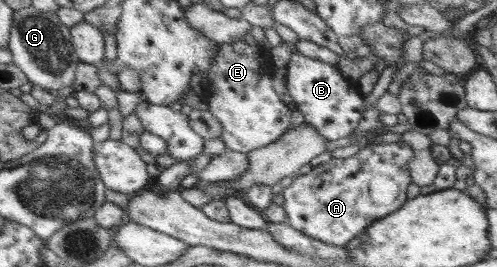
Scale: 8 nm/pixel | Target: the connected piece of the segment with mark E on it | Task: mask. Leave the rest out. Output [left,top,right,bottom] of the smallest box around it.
[203,40,292,153]

